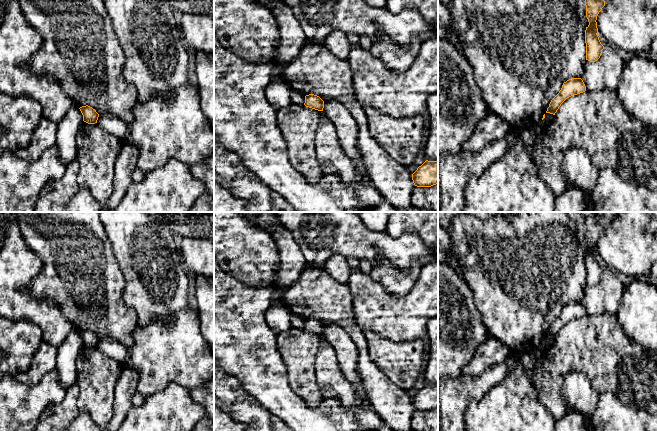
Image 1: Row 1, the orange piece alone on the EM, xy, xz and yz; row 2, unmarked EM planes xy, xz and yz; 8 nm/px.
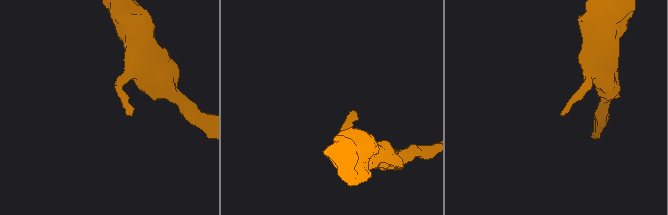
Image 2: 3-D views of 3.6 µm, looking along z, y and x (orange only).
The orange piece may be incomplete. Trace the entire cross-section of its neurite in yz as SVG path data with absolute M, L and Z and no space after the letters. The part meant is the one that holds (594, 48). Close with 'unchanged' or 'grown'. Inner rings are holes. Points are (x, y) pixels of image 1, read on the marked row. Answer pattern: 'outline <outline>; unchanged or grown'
outline M585 0L586 17L589 25L585 30L585 43L586 43L586 60L590 62L597 61L604 49L597 35L597 16L602 8L605 6L604 0Z; unchanged

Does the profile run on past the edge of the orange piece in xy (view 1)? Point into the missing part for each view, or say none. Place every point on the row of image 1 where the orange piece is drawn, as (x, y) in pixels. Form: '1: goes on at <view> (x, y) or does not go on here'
1: does not go on here

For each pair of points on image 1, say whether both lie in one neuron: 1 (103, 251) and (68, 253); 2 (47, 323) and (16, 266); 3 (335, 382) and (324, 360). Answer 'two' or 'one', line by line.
1: one
2: one
3: one

